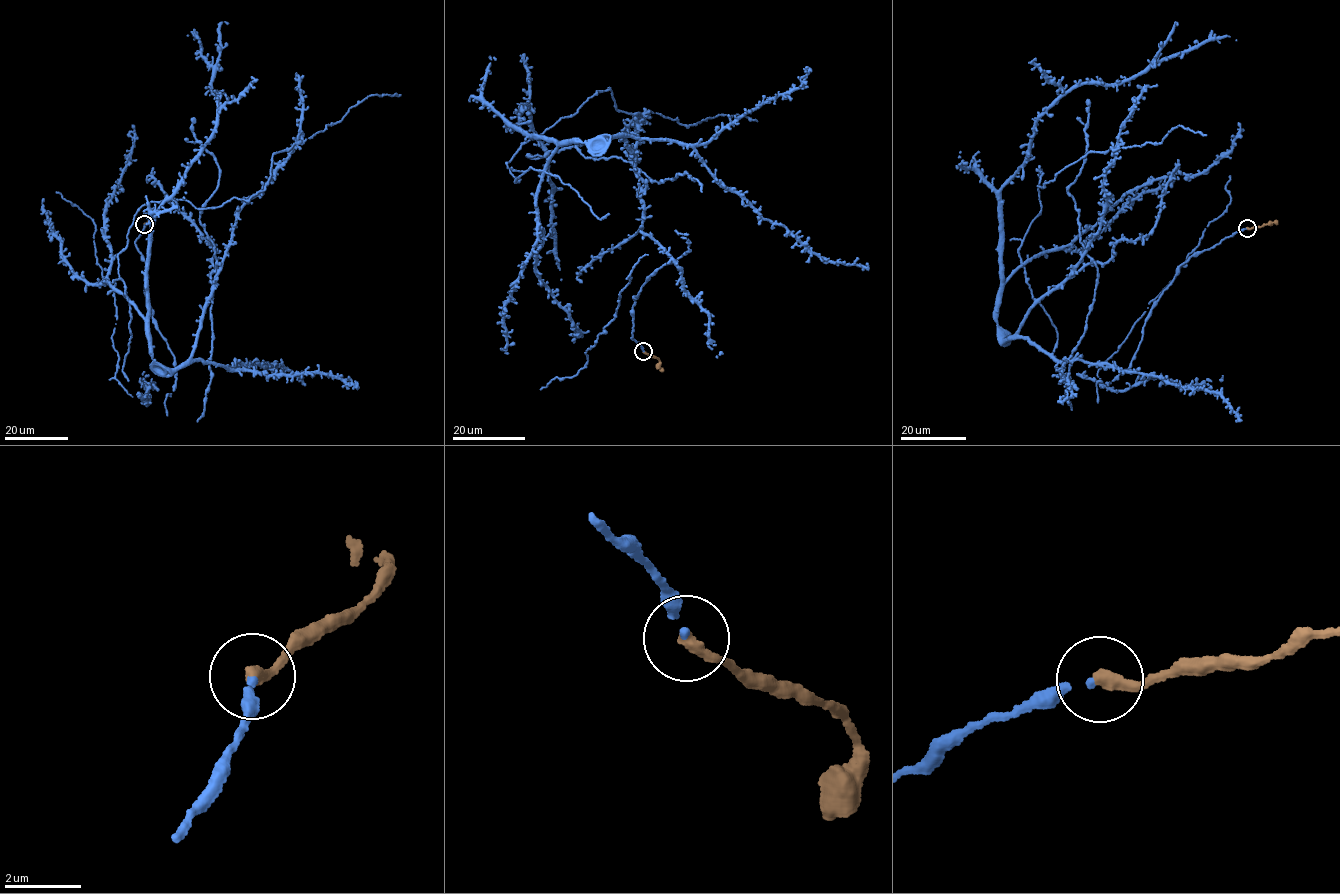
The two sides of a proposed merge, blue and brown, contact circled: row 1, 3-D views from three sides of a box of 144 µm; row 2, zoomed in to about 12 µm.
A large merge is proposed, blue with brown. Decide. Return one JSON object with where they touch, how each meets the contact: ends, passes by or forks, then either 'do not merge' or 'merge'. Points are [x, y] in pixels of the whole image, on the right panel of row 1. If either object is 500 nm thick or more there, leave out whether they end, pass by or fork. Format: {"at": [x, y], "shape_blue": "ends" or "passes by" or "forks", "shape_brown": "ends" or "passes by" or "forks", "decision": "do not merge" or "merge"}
{"at": [1247, 228], "shape_blue": "ends", "shape_brown": "ends", "decision": "merge"}

